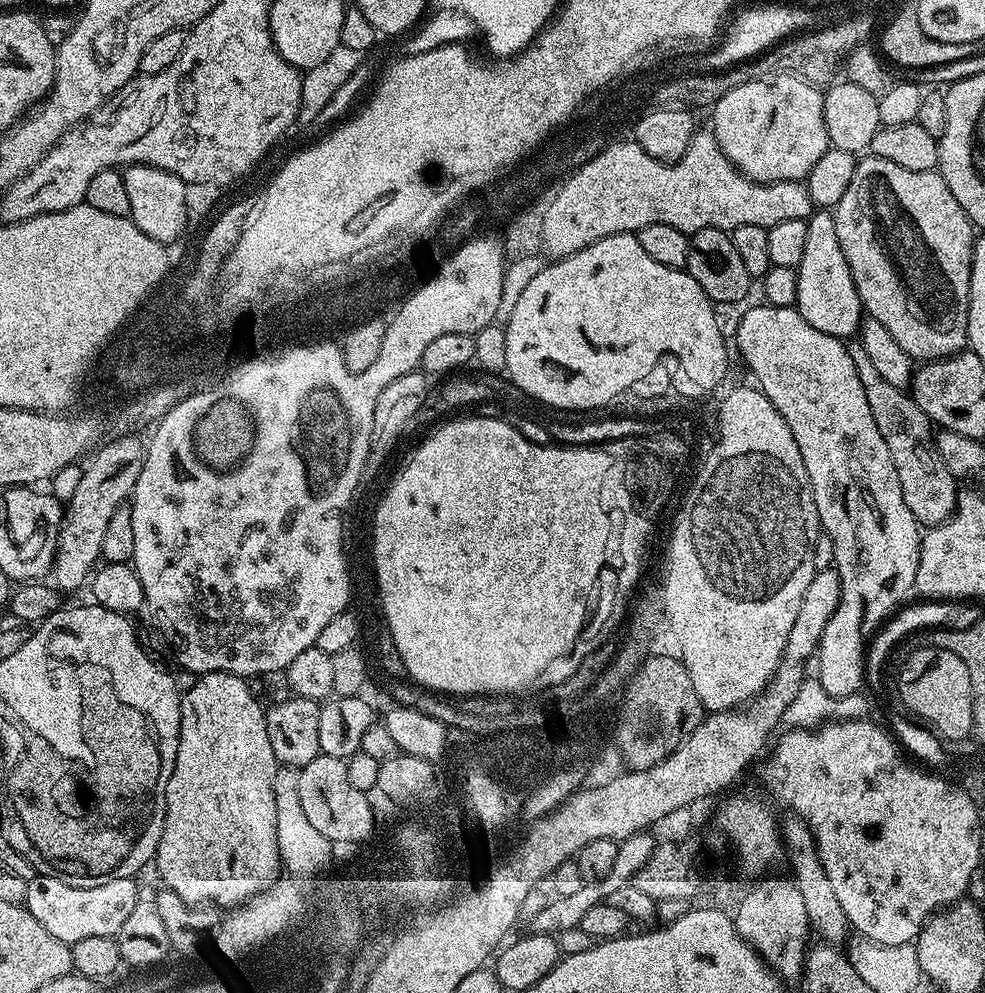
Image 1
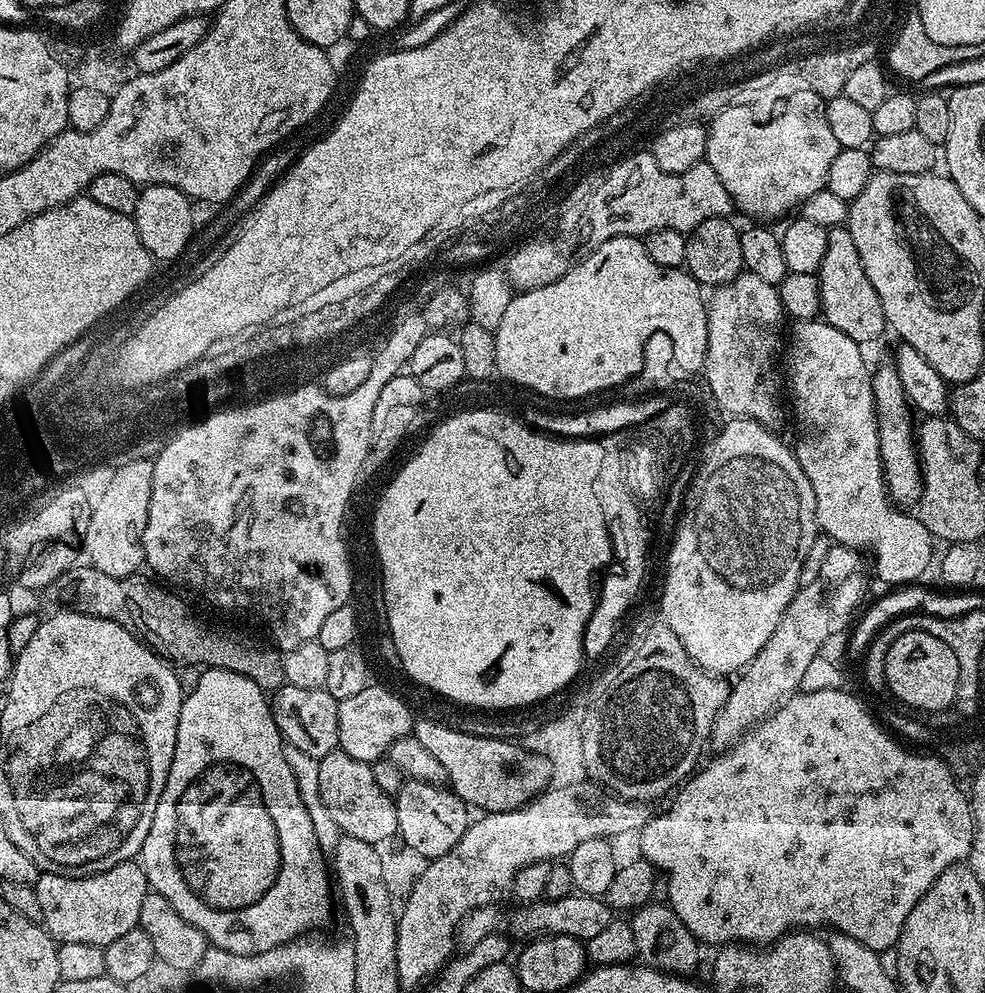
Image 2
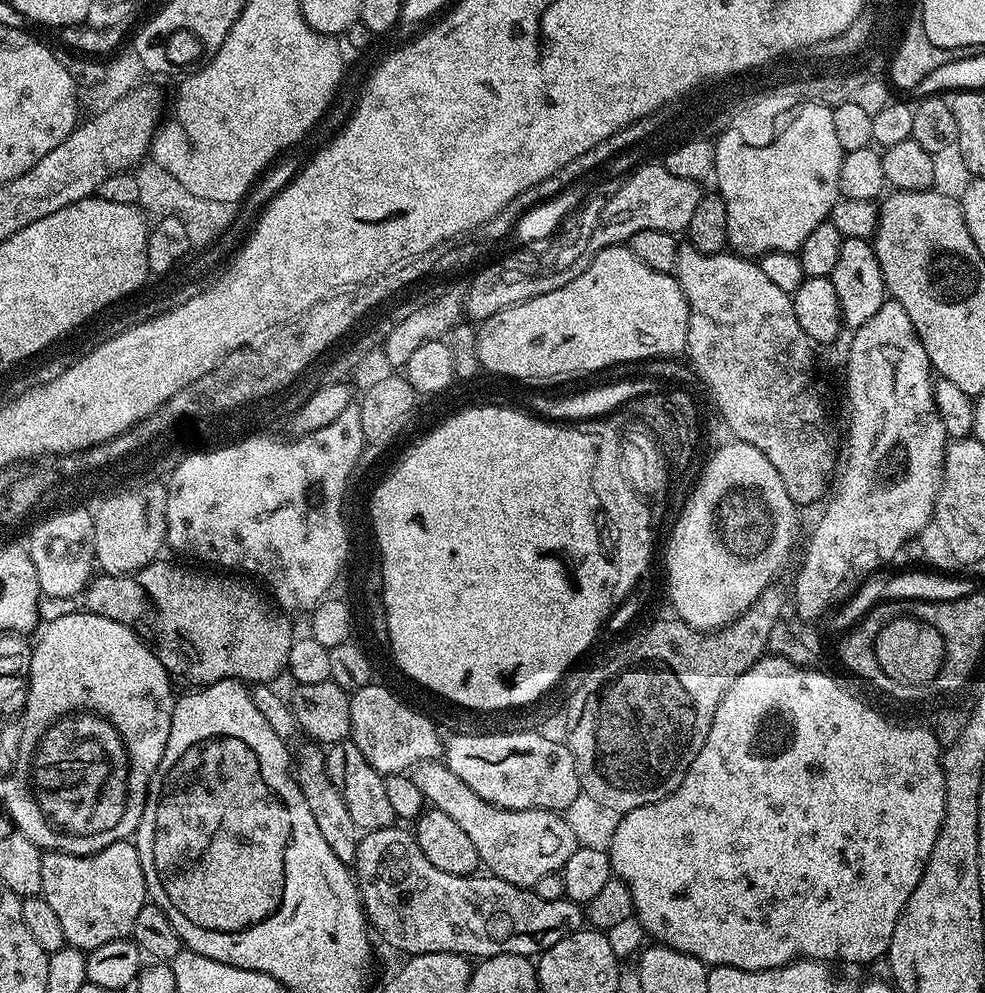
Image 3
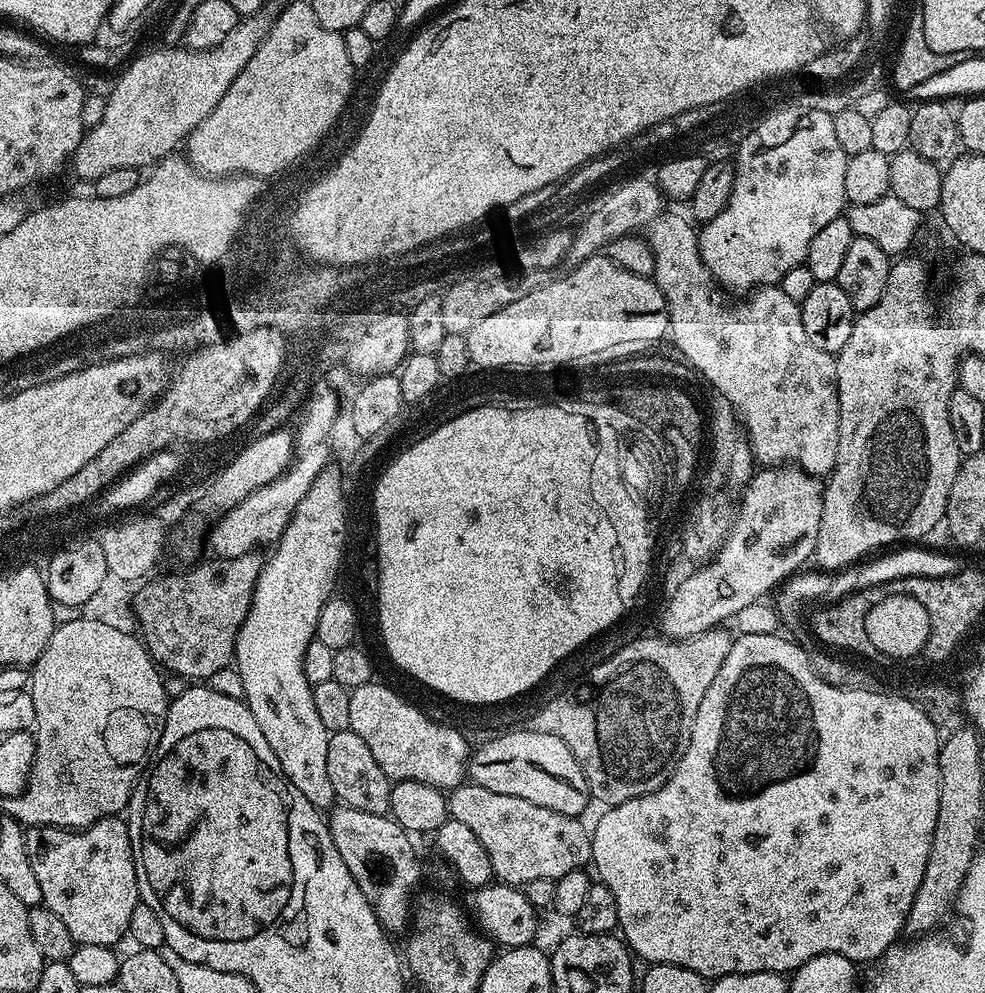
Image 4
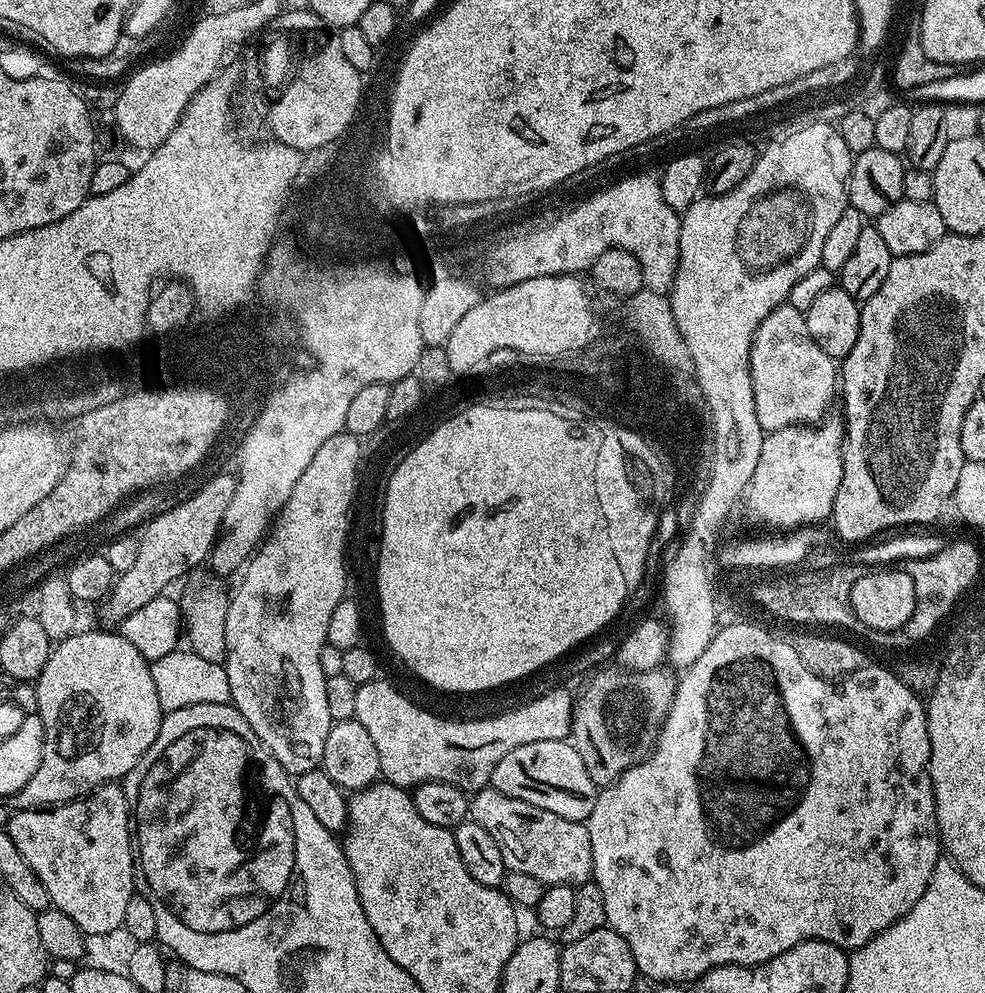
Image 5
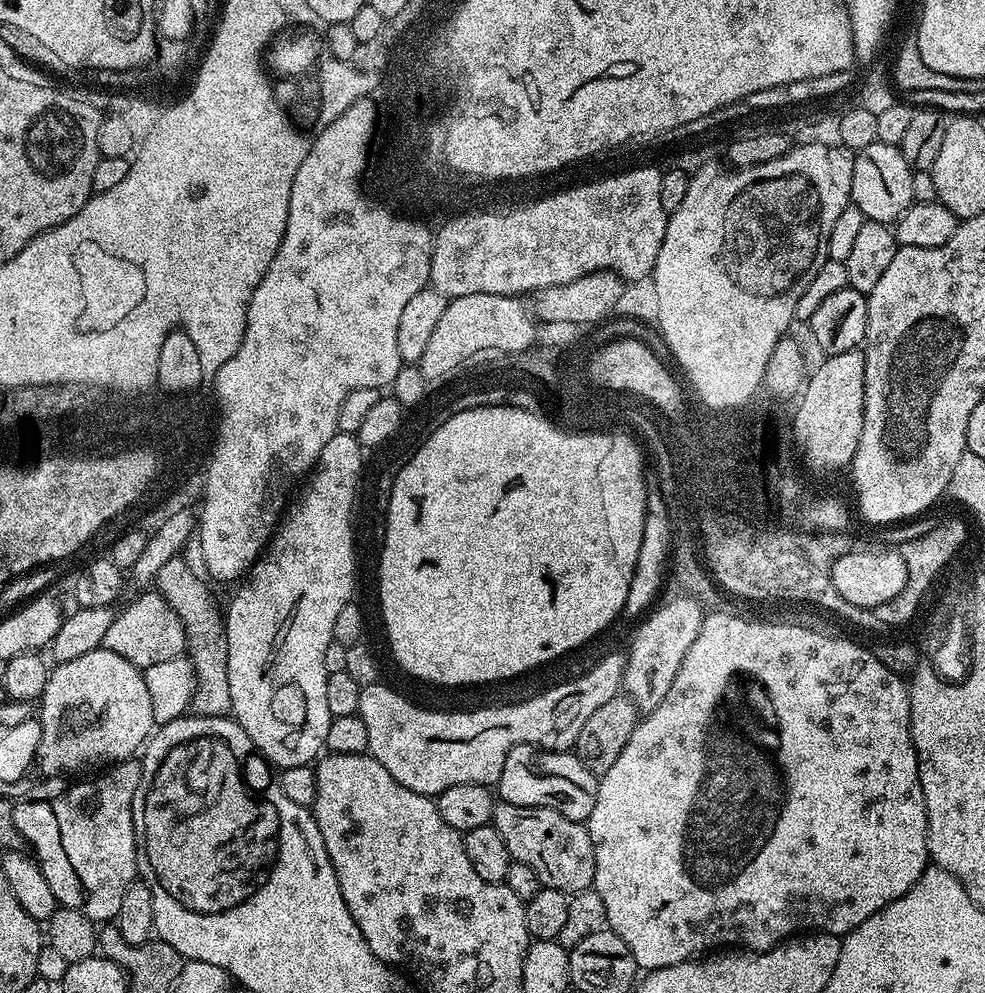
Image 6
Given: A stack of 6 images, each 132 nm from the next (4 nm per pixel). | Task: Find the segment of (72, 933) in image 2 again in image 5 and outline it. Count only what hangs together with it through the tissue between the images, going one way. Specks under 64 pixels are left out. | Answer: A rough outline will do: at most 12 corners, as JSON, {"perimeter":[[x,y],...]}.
{"perimeter":[[128,795],[13,811],[6,830],[85,937],[134,894]]}

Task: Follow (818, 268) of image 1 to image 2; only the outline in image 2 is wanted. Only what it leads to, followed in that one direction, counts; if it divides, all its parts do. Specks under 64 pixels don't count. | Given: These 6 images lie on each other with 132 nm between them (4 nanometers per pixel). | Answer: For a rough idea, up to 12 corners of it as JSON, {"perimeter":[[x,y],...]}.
{"perimeter":[[846,226],[828,229],[818,275],[825,324],[868,346],[886,332]]}

